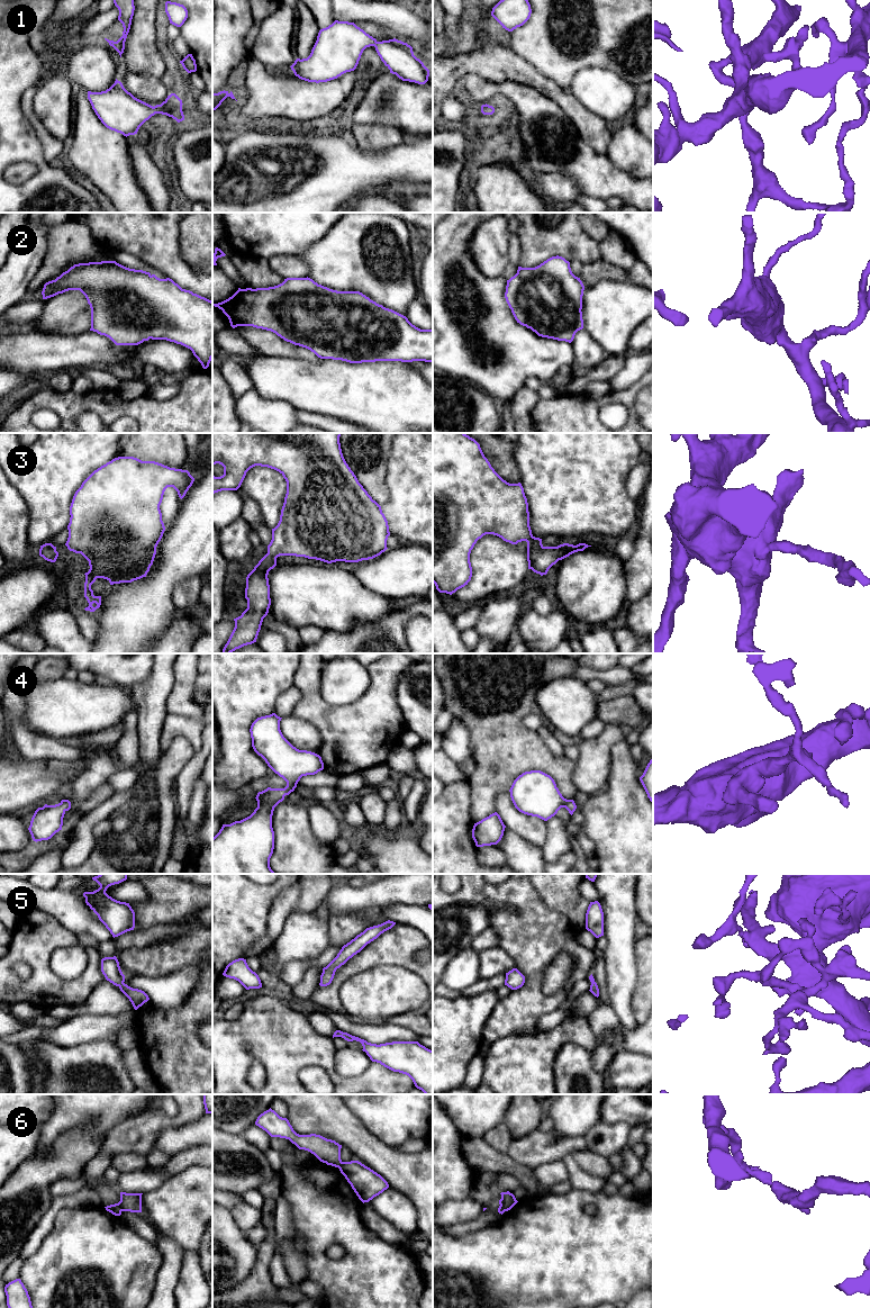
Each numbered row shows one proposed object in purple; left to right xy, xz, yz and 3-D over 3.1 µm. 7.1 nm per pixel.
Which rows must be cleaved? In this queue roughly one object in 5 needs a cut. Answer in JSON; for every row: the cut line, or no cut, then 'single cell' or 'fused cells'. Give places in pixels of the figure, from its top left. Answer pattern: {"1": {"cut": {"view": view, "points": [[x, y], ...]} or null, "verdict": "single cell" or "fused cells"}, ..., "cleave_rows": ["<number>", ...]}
{"1": {"cut": null, "verdict": "single cell"}, "2": {"cut": null, "verdict": "single cell"}, "3": {"cut": null, "verdict": "single cell"}, "4": {"cut": null, "verdict": "single cell"}, "5": {"cut": null, "verdict": "single cell"}, "6": {"cut": {"view": "xy", "points": [[117, 1203], [121, 1210]]}, "verdict": "fused cells"}, "cleave_rows": ["6"]}

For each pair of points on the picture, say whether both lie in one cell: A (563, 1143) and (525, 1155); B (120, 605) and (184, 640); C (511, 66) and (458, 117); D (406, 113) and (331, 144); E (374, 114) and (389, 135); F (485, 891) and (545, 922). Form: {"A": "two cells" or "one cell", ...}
{"A": "one cell", "B": "two cells", "C": "two cells", "D": "two cells", "E": "two cells", "F": "one cell"}

